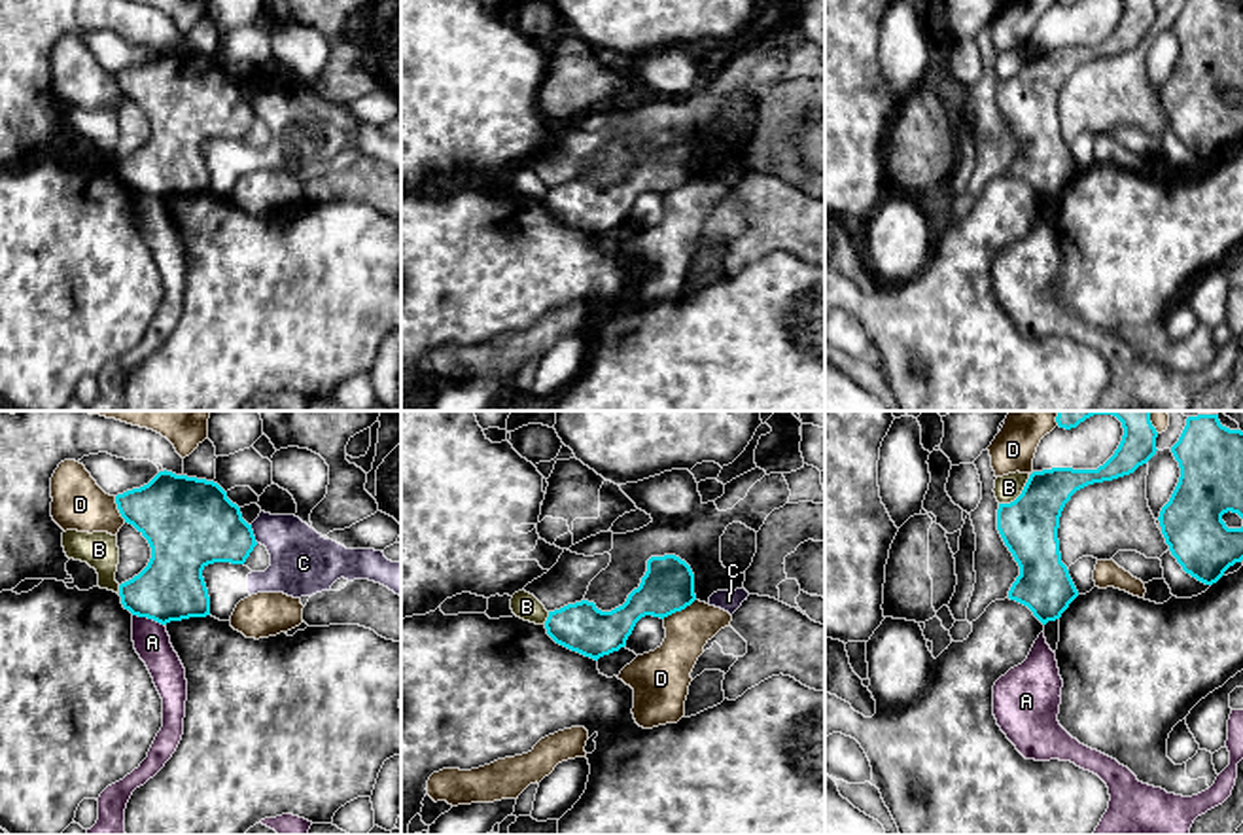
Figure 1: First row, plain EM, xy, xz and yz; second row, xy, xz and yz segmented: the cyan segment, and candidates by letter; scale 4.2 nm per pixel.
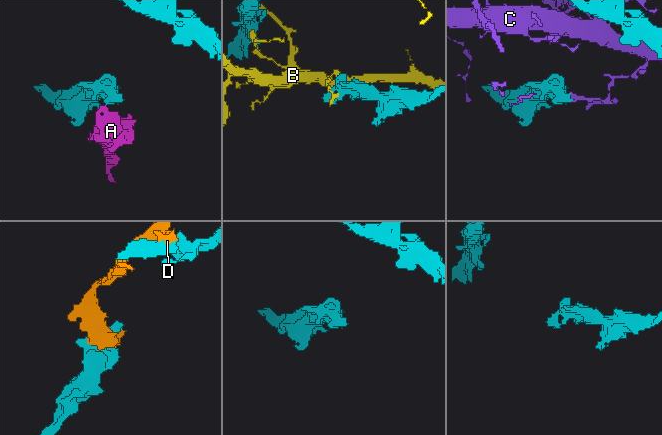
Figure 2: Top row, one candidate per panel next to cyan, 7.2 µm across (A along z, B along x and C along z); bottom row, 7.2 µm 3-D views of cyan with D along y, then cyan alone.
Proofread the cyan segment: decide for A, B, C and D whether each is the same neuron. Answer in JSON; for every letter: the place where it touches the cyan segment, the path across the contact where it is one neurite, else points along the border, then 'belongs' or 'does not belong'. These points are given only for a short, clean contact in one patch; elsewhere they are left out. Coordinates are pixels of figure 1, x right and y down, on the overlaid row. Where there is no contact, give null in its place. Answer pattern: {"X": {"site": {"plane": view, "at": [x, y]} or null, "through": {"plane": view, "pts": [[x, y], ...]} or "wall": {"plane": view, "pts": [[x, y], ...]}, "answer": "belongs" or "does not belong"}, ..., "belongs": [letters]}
{"A": {"site": {"plane": "xy", "at": [148, 618]}, "wall": {"plane": "xy", "pts": [[133, 614], [152, 618], [163, 625]]}, "answer": "does not belong"}, "B": {"site": {"plane": "yz", "at": [1020, 495]}, "answer": "does not belong"}, "C": {"site": {"plane": "xy", "at": [252, 534]}, "answer": "does not belong"}, "D": {"site": {"plane": "xz", "at": [678, 610]}, "answer": "does not belong"}, "belongs": []}

